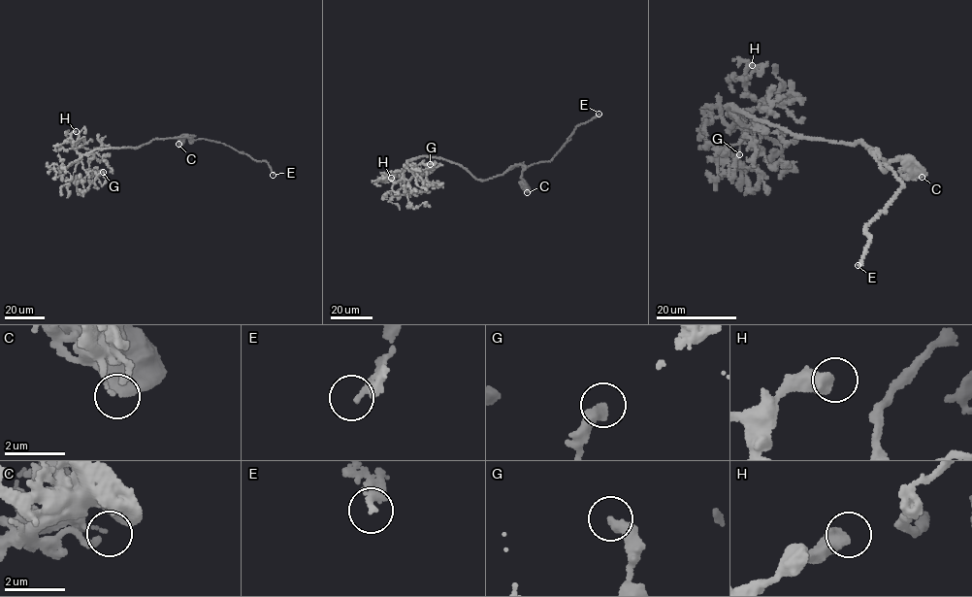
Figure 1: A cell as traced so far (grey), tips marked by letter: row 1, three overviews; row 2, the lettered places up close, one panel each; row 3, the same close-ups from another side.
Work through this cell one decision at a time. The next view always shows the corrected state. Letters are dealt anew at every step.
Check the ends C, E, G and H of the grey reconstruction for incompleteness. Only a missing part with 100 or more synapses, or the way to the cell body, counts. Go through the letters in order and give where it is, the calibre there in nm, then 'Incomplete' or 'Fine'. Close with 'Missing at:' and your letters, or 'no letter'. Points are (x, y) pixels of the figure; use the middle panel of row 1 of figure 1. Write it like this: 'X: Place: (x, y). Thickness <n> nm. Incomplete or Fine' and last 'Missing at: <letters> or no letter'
C: Place: (527, 192). Thickness 100 nm. Fine
E: Place: (599, 114). Thickness 200 nm. Incomplete
G: Place: (430, 164). Thickness 360 nm. Fine
H: Place: (391, 178). Thickness 500 nm. Fine
Missing at: E

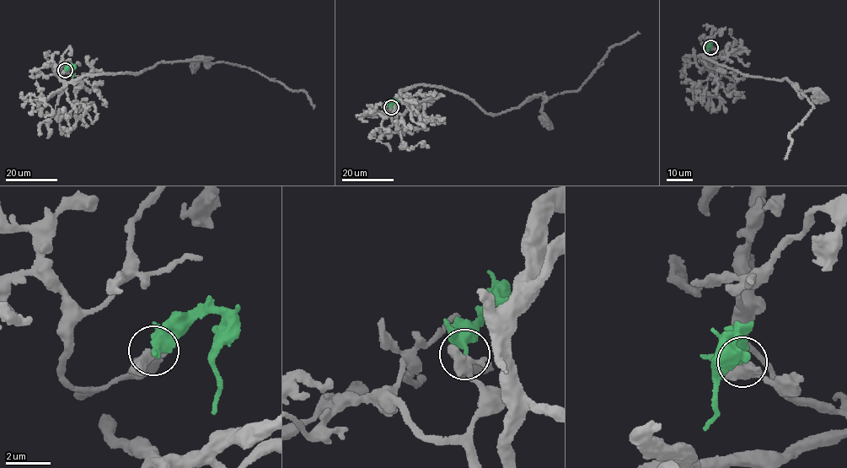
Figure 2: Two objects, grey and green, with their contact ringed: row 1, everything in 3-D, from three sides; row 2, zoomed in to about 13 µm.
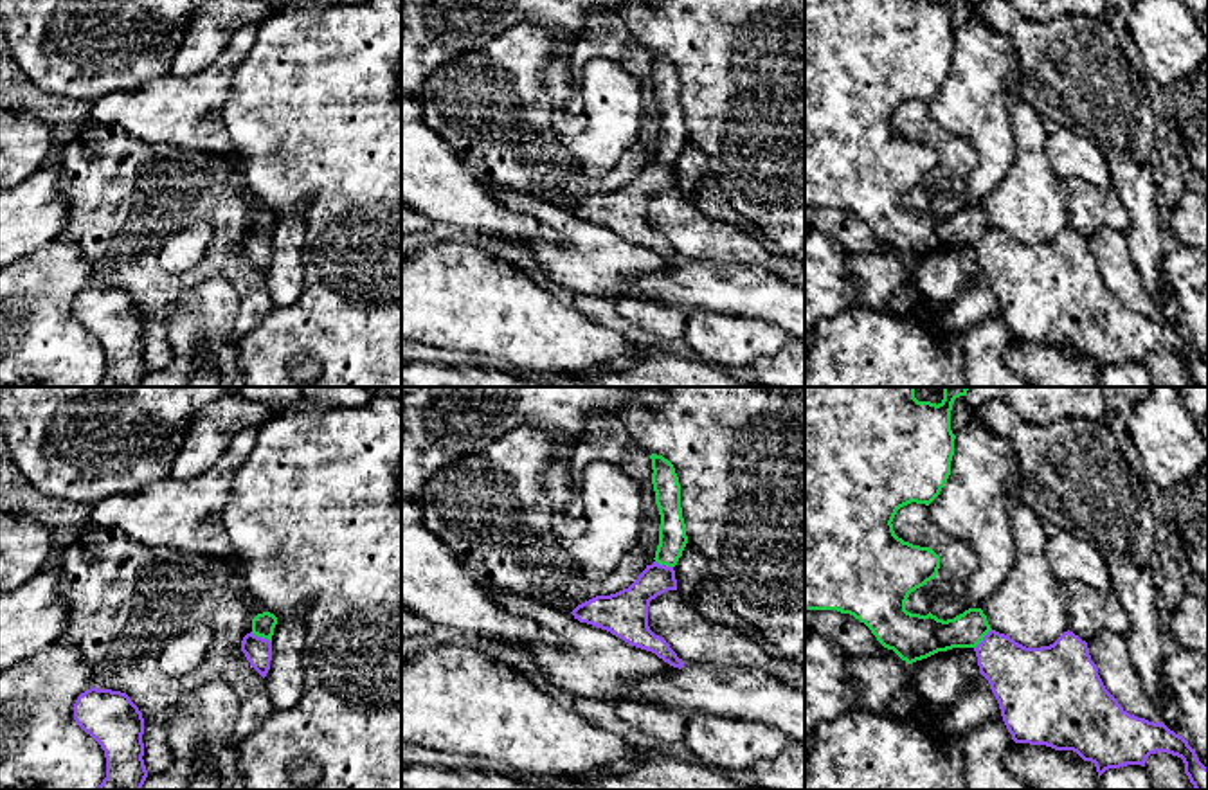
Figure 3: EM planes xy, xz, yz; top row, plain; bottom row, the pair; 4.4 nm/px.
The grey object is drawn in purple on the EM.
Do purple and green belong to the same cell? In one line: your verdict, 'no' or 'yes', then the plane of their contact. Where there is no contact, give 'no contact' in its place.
no; meets purple in xy

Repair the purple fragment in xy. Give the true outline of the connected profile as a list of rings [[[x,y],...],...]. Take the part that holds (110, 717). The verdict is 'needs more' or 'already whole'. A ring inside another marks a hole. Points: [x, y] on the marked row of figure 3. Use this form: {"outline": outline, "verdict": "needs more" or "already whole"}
{"outline": [[[90,687],[74,704],[76,723],[104,750],[106,777],[97,790],[140,790],[148,770],[144,765],[144,718],[126,693]]], "verdict": "already whole"}

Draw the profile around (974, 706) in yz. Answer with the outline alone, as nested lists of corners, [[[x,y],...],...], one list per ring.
[[[979,673],[976,687],[963,687],[952,704],[933,704],[929,714],[949,736],[961,736],[990,720],[1003,720],[988,680]]]

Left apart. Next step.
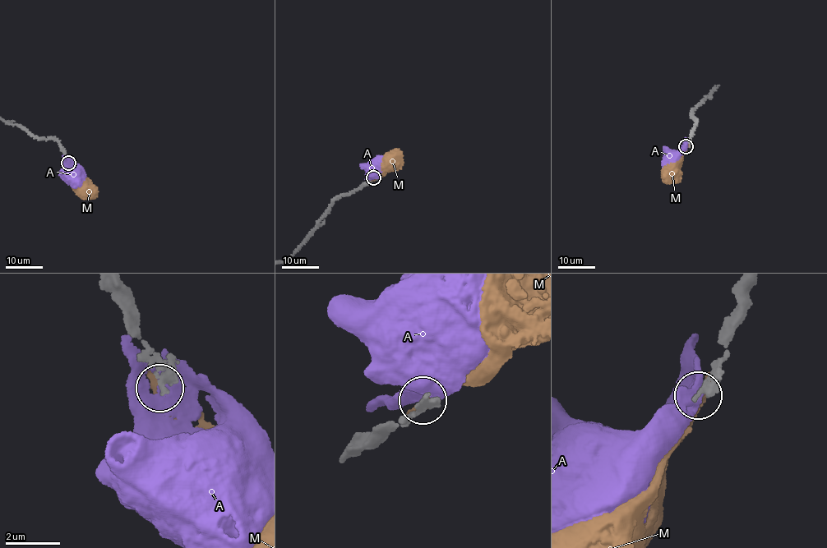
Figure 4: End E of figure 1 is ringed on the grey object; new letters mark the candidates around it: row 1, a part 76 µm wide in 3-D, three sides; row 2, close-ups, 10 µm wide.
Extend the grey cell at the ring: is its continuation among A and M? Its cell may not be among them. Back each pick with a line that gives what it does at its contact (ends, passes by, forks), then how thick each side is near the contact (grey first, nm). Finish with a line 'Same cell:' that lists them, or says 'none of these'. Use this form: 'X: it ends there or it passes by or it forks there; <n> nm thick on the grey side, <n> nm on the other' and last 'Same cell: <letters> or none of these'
M: it ends there; 360 nm thick on the grey side, 380 nm on the other
Same cell: M

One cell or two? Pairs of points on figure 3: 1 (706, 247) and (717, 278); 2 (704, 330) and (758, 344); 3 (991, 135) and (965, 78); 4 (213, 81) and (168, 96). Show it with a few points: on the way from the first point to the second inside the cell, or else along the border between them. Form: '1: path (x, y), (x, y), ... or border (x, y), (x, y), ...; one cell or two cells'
1: border (685, 260), (755, 263); two cells
2: path (717, 339), (746, 339); one cell
3: path (983, 121), (974, 107), (974, 92); one cell
4: path (202, 92), (198, 96), (179, 96); one cell

